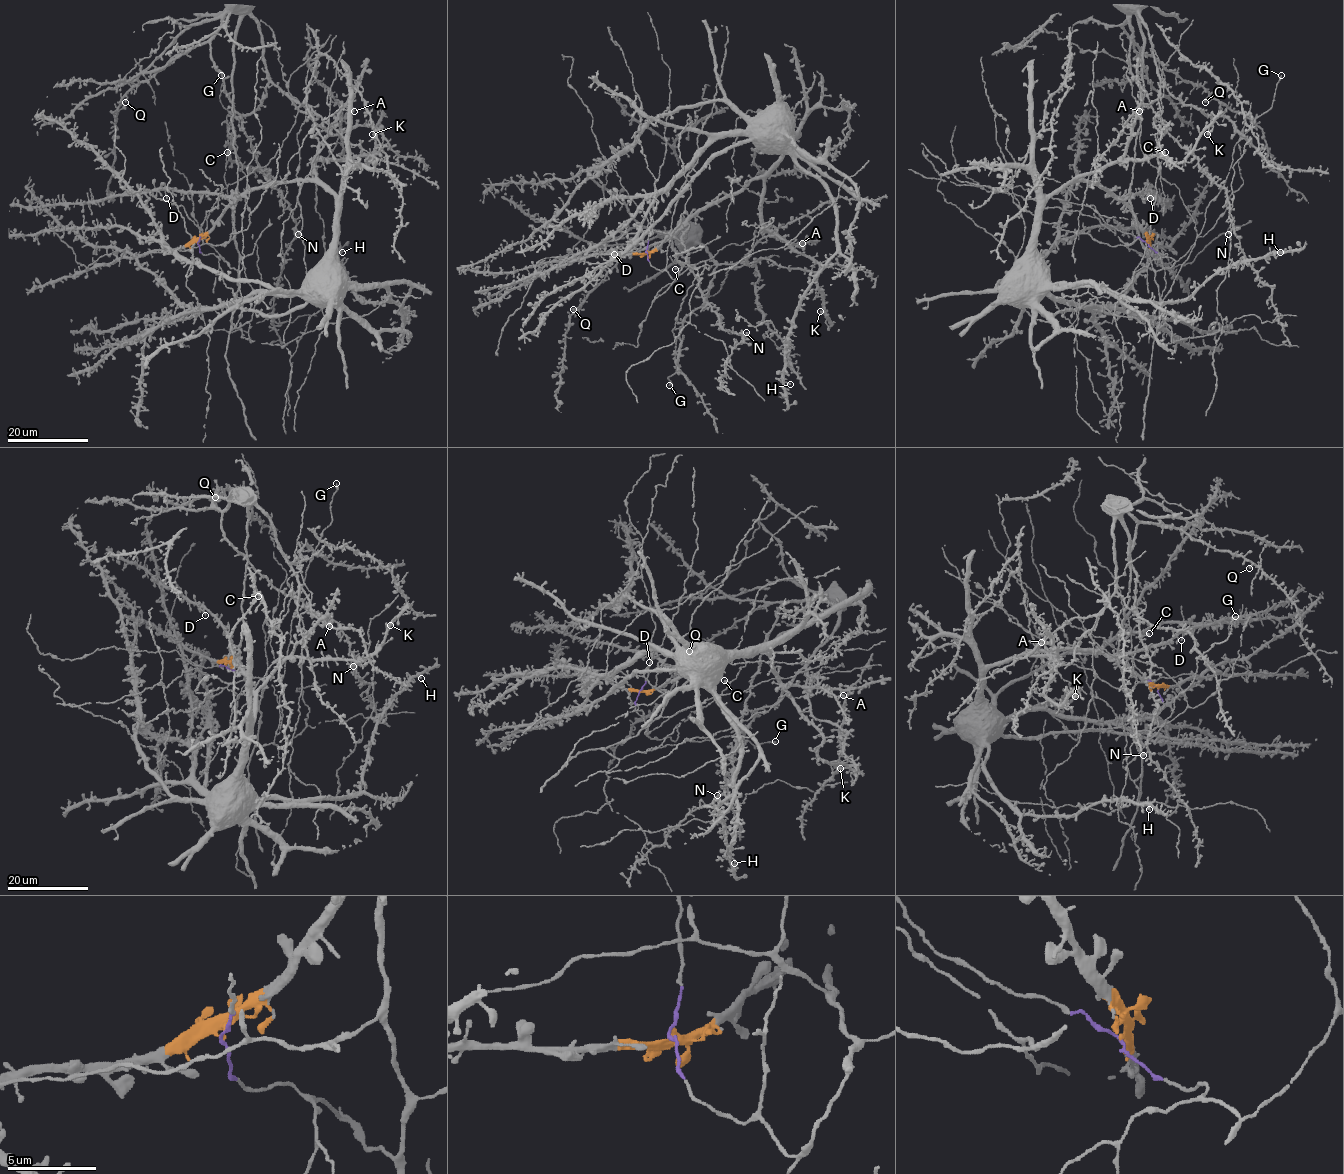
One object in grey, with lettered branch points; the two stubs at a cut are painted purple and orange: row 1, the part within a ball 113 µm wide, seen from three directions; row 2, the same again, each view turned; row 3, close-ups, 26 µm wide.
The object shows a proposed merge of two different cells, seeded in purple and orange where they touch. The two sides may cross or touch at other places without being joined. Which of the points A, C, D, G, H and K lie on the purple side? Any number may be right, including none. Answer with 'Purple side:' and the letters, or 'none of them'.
Purple side: C, G

